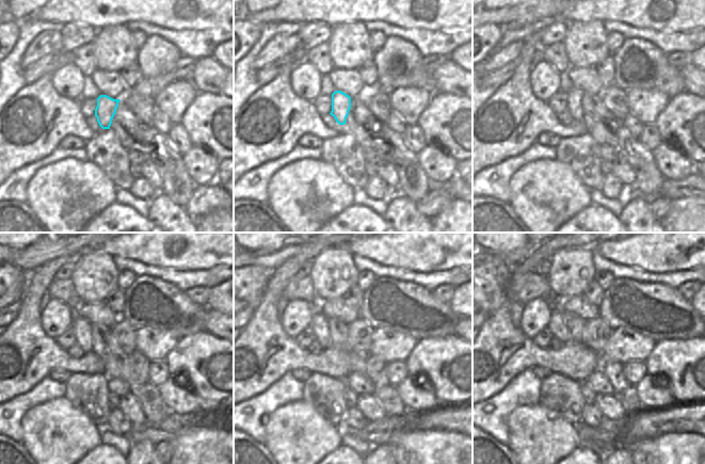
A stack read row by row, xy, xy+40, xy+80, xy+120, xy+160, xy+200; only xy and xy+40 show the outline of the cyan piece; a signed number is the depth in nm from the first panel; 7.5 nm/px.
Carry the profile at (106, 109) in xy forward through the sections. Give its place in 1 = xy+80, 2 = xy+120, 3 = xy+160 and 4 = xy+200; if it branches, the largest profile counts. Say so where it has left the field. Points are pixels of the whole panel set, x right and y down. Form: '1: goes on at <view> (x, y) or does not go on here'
1: goes on at xy+80 (575, 96)
2: goes on at xy+120 (81, 328)
3: goes on at xy+160 (319, 323)
4: goes on at xy+200 (557, 325)

